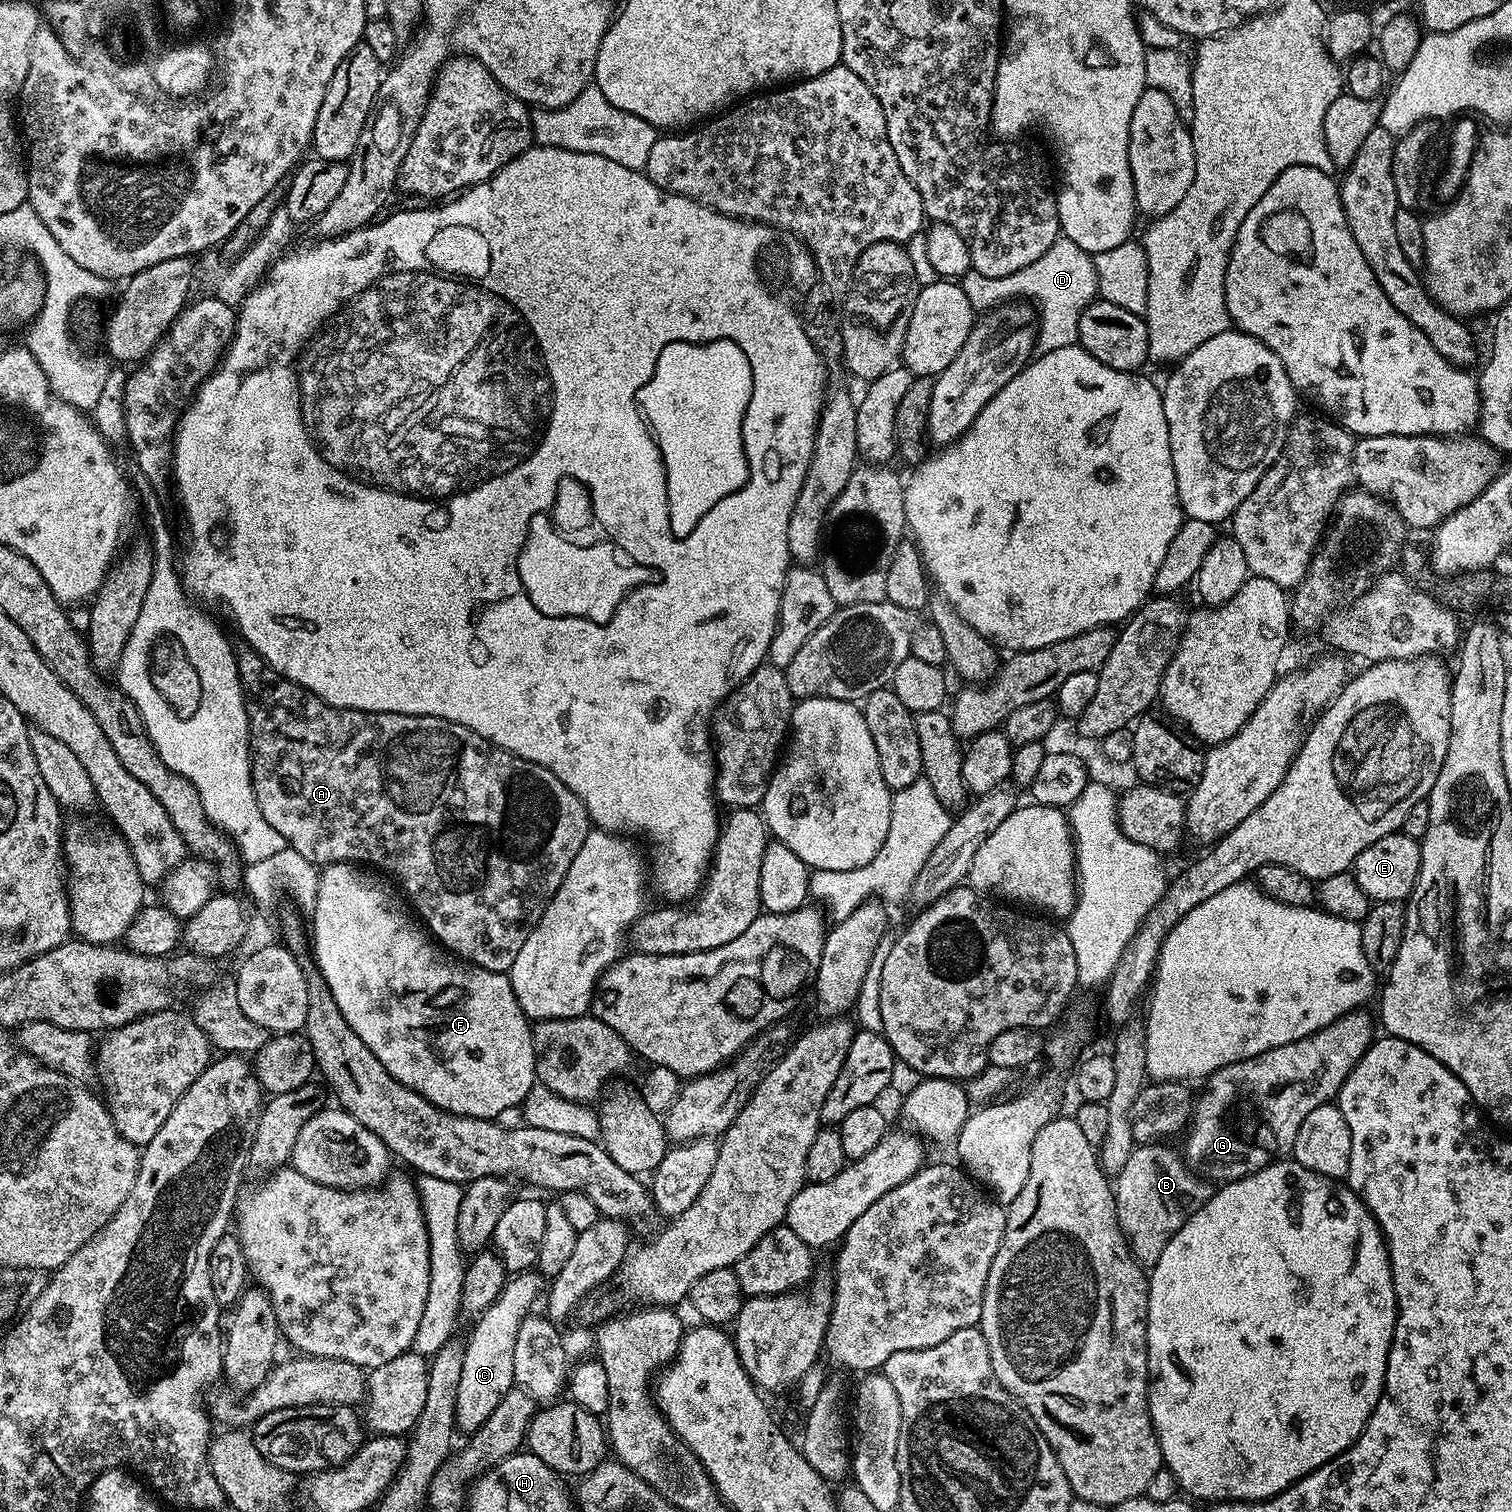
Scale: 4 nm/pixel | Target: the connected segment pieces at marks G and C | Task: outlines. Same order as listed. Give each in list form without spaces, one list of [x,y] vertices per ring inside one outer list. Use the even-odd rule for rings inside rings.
[[[1364,1010],[1347,1012],[1330,1026],[1281,1048],[1266,1050],[1249,1060],[1222,1066],[1203,1081],[1204,1089],[1192,1112],[1192,1125],[1182,1147],[1182,1159],[1197,1176],[1209,1182],[1227,1182],[1254,1174],[1276,1160],[1291,1157],[1298,1126],[1302,1126],[1310,1110],[1335,1101],[1342,1082],[1372,1045],[1372,1020]]]
[[[529,1270],[509,1275],[498,1298],[486,1311],[475,1317],[472,1333],[463,1341],[462,1376],[459,1379],[455,1427],[465,1434],[479,1430],[494,1414],[494,1406],[514,1387],[514,1341],[518,1326],[532,1311],[536,1295],[541,1295],[542,1277],[539,1271]]]

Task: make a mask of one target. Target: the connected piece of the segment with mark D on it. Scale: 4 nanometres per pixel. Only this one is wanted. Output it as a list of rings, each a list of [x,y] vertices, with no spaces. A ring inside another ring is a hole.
[[[1063,238],[1056,240],[1054,246],[1038,258],[1038,262],[1030,262],[1030,266],[1022,266],[1022,270],[1014,270],[1014,274],[1006,274],[1006,278],[986,278],[986,274],[971,271],[959,277],[958,283],[966,298],[970,298],[972,309],[980,314],[1021,298],[1031,302],[1038,317],[1035,325],[1037,353],[1062,350],[1062,346],[1077,343],[1080,339],[1078,322],[1098,296],[1093,253]]]

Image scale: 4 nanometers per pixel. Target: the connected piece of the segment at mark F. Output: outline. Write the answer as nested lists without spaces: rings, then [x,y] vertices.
[[[356,862],[329,864],[319,873],[316,902],[310,908],[312,913],[310,946],[312,942],[312,952],[316,955],[314,963],[323,974],[324,981],[330,986],[330,994],[334,994],[334,1002],[338,1002],[338,1010],[342,1010],[346,1022],[350,1022],[354,1034],[358,1034],[358,1038],[362,1038],[362,1042],[370,1046],[374,1058],[378,1058],[378,1062],[382,1062],[382,1066],[386,1066],[386,1070],[395,1080],[402,1082],[402,1086],[410,1086],[410,1090],[422,1094],[422,1098],[426,1098],[434,1106],[438,1106],[444,1112],[453,1112],[456,1116],[477,1116],[483,1120],[500,1118],[507,1108],[515,1109],[523,1104],[531,1088],[538,1083],[536,1055],[532,1045],[533,1025],[524,1015],[522,1006],[518,1006],[518,998],[514,998],[514,986],[510,986],[508,973],[477,968],[476,965],[469,964],[445,951],[421,927],[417,917],[409,911],[405,901],[398,895],[397,889],[391,883],[388,885],[383,878],[385,879],[379,871],[369,870]]]

